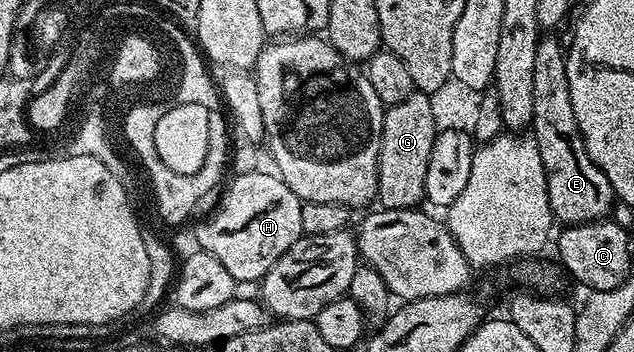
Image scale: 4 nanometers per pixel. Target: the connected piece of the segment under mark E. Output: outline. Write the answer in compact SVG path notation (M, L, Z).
M546 33L536 45L536 61L532 65L532 138L539 147L540 158L547 175L548 201L551 203L553 218L562 225L576 223L596 223L611 214L610 206L616 203L616 196L608 177L588 157L580 125L576 125L576 113L572 109L572 93L568 93L568 69L566 68L566 51L557 34Z

